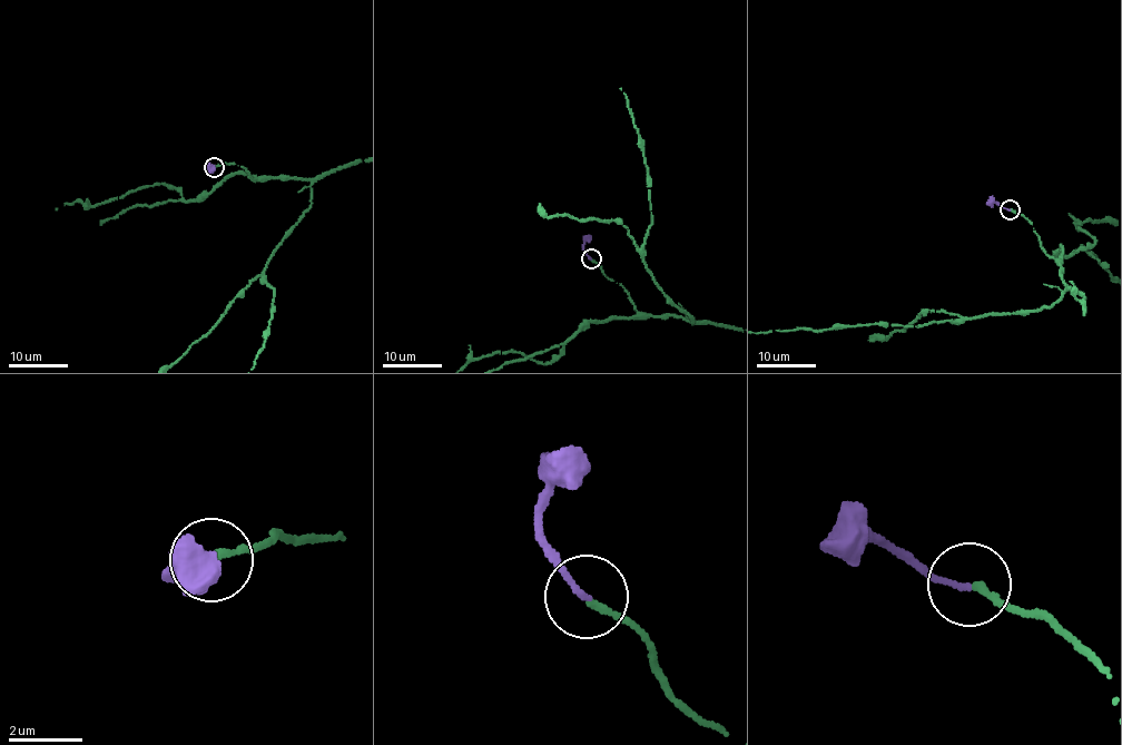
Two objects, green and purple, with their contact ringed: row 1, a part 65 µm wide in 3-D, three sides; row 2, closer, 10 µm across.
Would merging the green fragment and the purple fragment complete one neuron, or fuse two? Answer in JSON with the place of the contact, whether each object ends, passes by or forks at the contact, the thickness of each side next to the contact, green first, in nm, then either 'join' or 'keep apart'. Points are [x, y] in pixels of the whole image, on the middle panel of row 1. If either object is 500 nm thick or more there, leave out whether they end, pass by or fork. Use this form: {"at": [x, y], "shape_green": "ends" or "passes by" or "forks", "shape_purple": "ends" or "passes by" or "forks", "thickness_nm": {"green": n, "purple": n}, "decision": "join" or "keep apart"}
{"at": [591, 258], "shape_green": "ends", "shape_purple": "ends", "thickness_nm": {"green": 190, "purple": 140}, "decision": "join"}

